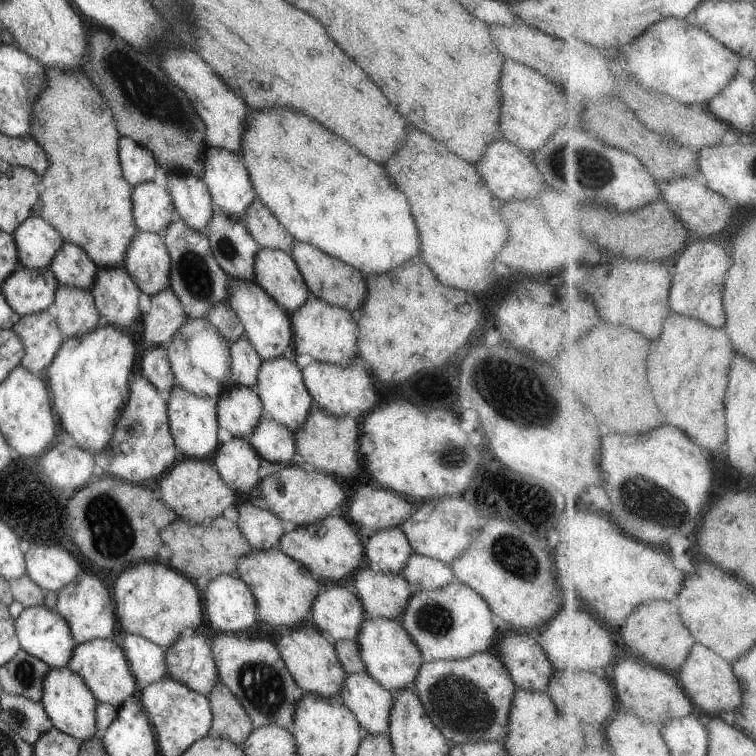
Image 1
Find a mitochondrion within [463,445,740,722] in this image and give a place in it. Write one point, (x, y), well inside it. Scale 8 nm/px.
(644, 499)

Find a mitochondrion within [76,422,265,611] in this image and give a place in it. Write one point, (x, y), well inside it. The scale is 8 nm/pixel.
(104, 513)

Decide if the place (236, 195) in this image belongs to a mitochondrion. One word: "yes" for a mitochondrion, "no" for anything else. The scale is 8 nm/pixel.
no

